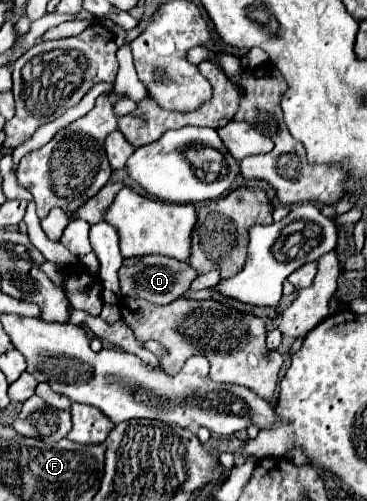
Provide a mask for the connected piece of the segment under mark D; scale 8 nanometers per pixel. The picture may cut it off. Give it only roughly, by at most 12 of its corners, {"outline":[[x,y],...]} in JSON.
{"outline":[[168,256],[130,258],[120,268],[128,298],[170,304],[198,276]]}

